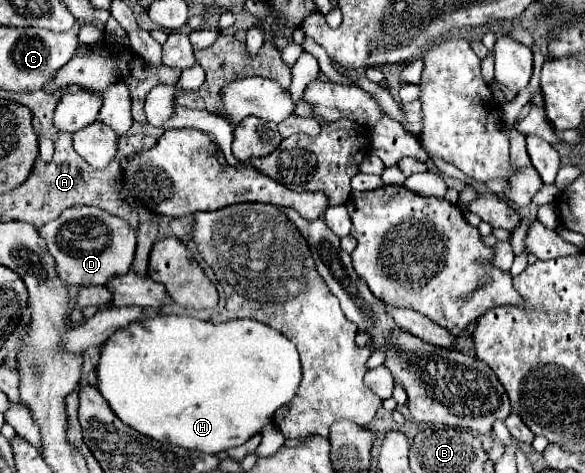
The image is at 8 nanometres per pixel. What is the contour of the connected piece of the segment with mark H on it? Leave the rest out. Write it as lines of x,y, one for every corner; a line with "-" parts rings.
187,315
143,317
115,331
103,343
97,363
97,389
123,423
151,439
213,455
259,433
273,411
295,395
299,379
301,363
293,343
283,333
253,319
211,323

